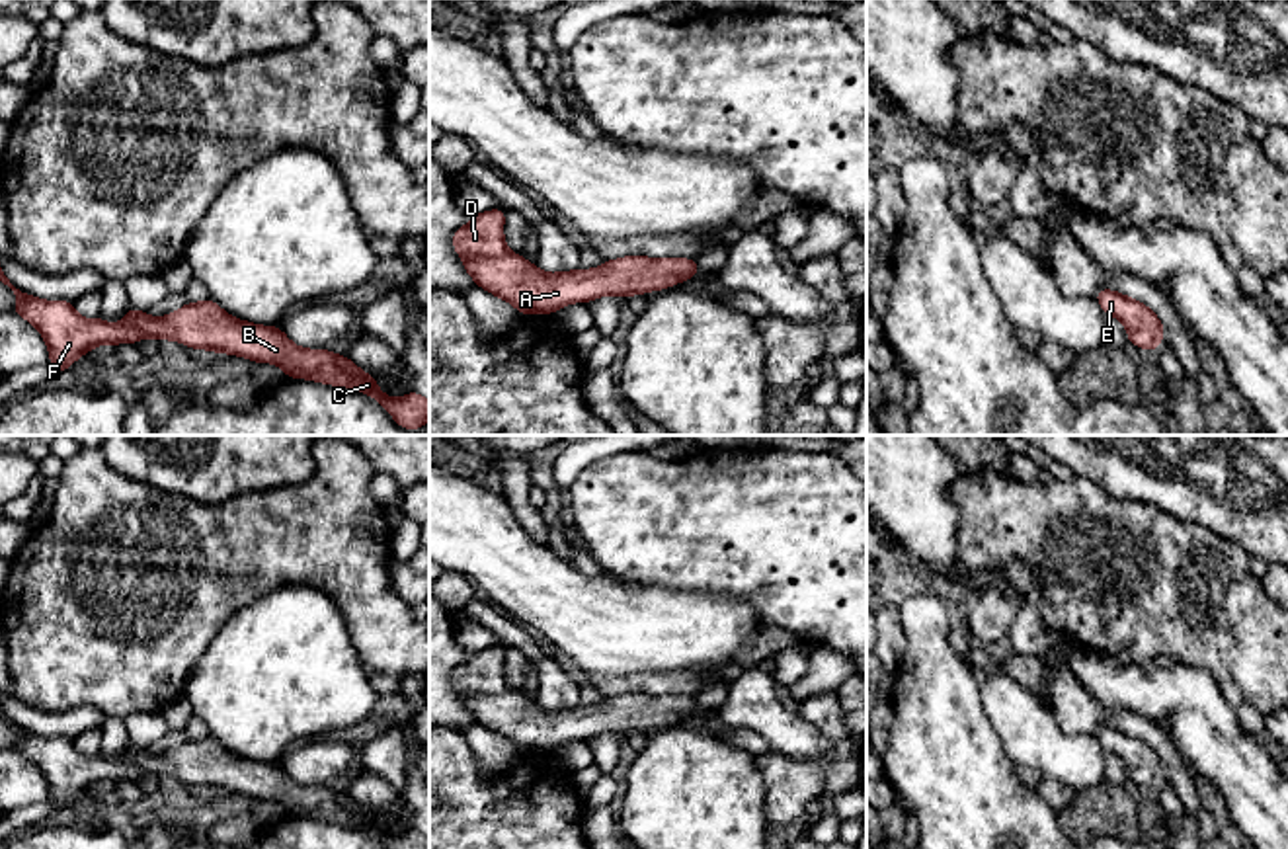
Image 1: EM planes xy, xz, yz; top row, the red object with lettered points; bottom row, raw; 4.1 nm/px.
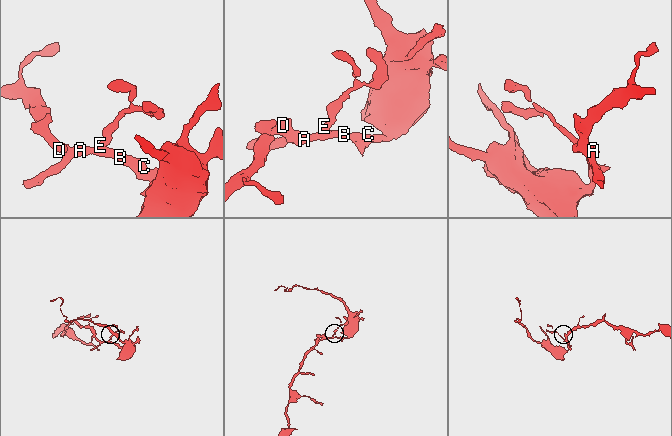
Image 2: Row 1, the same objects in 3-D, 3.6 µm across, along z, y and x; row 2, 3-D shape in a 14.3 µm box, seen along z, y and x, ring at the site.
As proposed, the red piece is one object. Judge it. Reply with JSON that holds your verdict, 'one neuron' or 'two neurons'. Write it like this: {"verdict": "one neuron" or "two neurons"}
{"verdict": "one neuron"}

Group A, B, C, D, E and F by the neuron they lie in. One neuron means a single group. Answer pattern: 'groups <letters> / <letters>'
groups A B C D E F

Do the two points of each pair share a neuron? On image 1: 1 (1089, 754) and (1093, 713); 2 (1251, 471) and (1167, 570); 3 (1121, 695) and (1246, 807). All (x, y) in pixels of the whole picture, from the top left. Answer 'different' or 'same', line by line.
1: different
2: different
3: same

